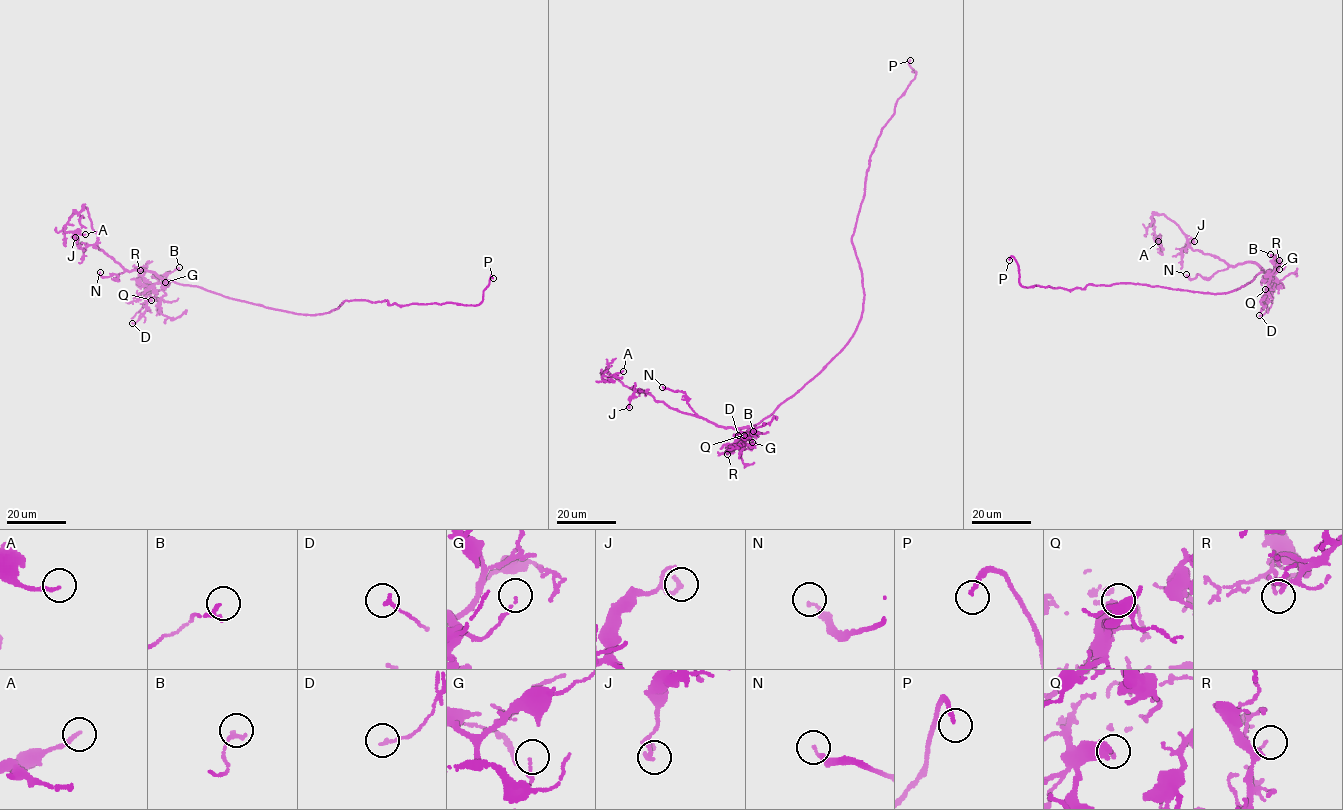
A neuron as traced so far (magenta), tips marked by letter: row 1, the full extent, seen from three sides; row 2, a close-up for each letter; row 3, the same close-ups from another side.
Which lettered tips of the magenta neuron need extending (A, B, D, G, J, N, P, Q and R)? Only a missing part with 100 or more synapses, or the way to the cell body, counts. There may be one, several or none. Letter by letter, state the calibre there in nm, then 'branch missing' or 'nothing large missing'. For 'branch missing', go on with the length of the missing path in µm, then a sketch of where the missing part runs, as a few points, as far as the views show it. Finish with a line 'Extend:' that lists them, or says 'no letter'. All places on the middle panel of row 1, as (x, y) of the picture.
A: 160 nm | nothing large missing
B: 160 nm | nothing large missing
D: 130 nm | nothing large missing
G: 90 nm | nothing large missing
J: 180 nm | nothing large missing
N: 160 nm | nothing large missing
P: 170 nm | branch missing | 15 µm | (910, 60), (906, 51), (886, 45)
Q: 480 nm | nothing large missing
R: 100 nm | nothing large missing
Extend: P

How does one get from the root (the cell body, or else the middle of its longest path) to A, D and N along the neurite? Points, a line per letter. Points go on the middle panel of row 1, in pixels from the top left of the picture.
A: (841, 351), (769, 415), (739, 428), (671, 408), (628, 388), (607, 368), (602, 376), (623, 371)
D: (841, 351), (769, 415), (738, 437), (736, 443), (743, 447), (745, 435), (744, 439), (738, 435)
N: (841, 351), (769, 415), (749, 426), (715, 425), (698, 417), (687, 403), (686, 394), (662, 387)

